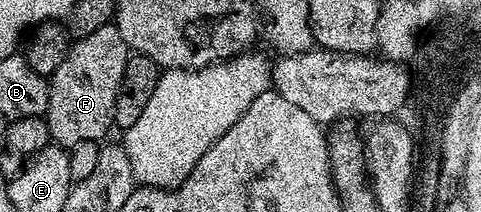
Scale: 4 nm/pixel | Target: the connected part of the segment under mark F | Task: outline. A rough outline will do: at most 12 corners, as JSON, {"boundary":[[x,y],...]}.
{"boundary":[[113,23],[68,48],[48,84],[54,144],[104,140],[128,56]]}

